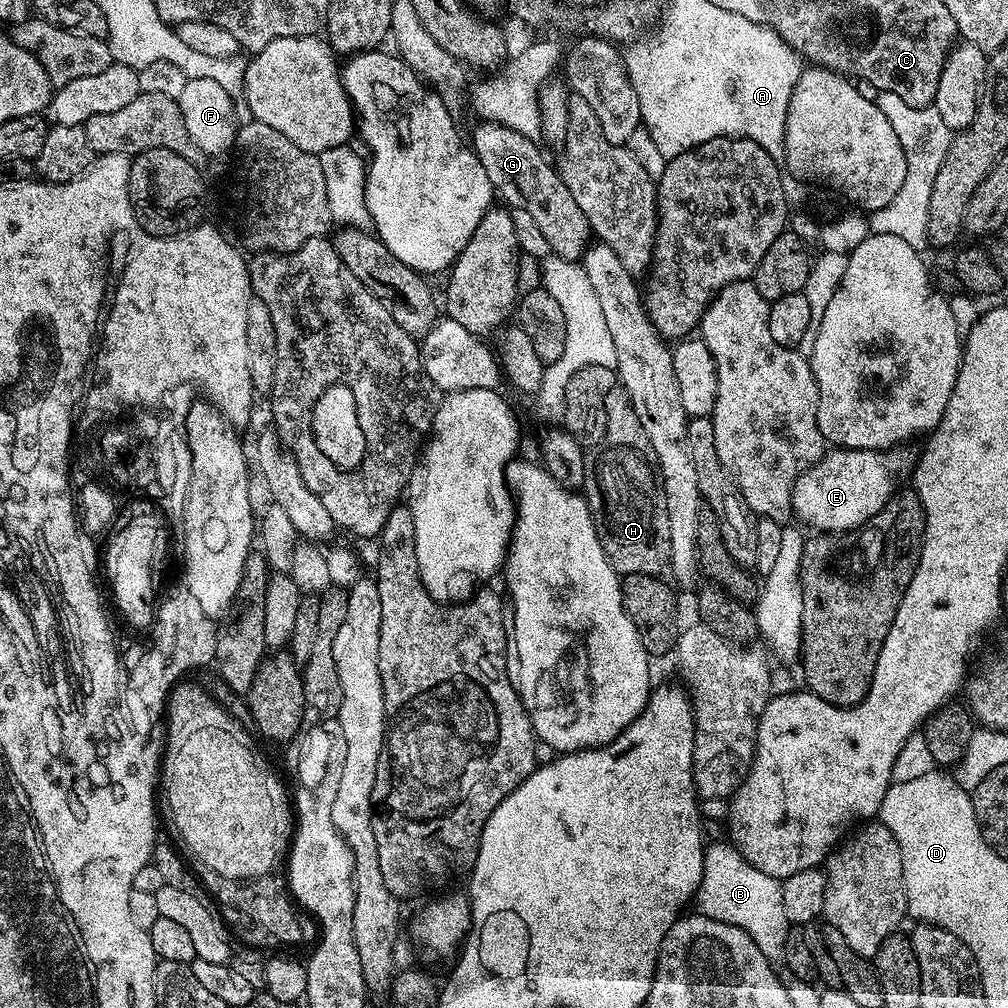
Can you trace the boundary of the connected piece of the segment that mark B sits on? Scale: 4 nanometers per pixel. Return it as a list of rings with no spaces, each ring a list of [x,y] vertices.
[[[716,840],[705,847],[702,882],[694,897],[694,908],[699,915],[746,930],[768,960],[776,962],[783,957],[790,925],[786,910],[782,910],[782,883],[753,866],[735,844]]]

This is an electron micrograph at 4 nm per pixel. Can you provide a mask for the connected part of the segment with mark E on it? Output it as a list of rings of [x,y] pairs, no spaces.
[[[894,447],[882,451],[854,450],[853,448],[831,449],[814,466],[799,476],[792,488],[792,508],[795,517],[814,526],[820,532],[849,532],[860,528],[889,501],[900,484],[900,478],[911,471],[914,456],[906,448]]]

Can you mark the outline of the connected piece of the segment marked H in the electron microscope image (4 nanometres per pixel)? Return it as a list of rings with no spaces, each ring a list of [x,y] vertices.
[[[617,382],[606,394],[606,434],[600,439],[596,452],[591,453],[584,470],[583,495],[588,502],[588,509],[596,520],[596,529],[600,535],[602,546],[608,555],[612,568],[621,577],[630,574],[650,574],[655,576],[669,567],[670,554],[670,514],[666,514],[666,498],[664,485],[660,483],[660,473],[656,463],[656,455],[652,449],[646,430],[642,430],[642,422],[638,422],[638,414],[634,414],[634,402],[624,385]]]

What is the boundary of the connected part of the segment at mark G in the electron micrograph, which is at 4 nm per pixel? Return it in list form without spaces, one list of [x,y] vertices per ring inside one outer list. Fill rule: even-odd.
[[[480,122],[477,125],[472,132],[472,140],[470,136],[470,147],[478,162],[482,162],[493,189],[499,195],[500,192],[504,195],[503,203],[515,210],[526,210],[526,214],[534,217],[534,222],[546,237],[551,255],[579,261],[594,235],[586,214],[574,202],[573,195],[563,184],[563,178],[553,161],[551,164],[544,157],[537,141],[518,134],[518,130],[510,130],[504,124],[491,122]]]

